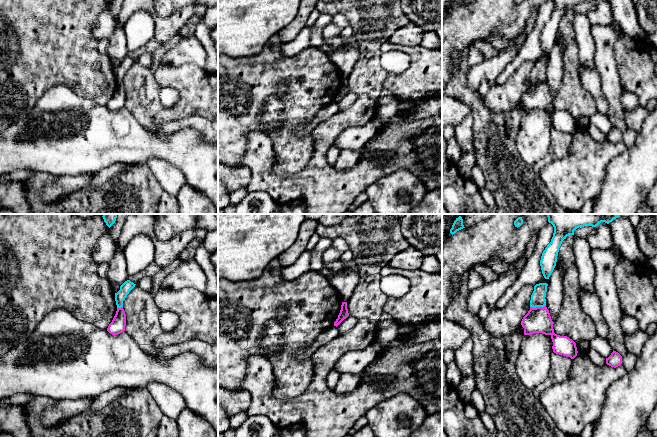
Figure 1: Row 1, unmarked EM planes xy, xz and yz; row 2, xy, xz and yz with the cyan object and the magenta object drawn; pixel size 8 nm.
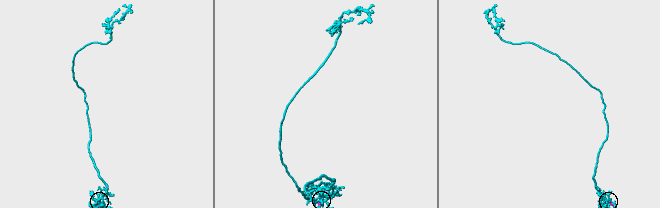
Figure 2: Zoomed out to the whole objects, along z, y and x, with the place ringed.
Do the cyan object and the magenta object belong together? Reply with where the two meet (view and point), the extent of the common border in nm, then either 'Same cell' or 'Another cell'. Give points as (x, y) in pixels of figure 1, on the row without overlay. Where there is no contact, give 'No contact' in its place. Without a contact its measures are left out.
Touches cyan at yz (537, 82). Shared border 130 nm. Another cell

